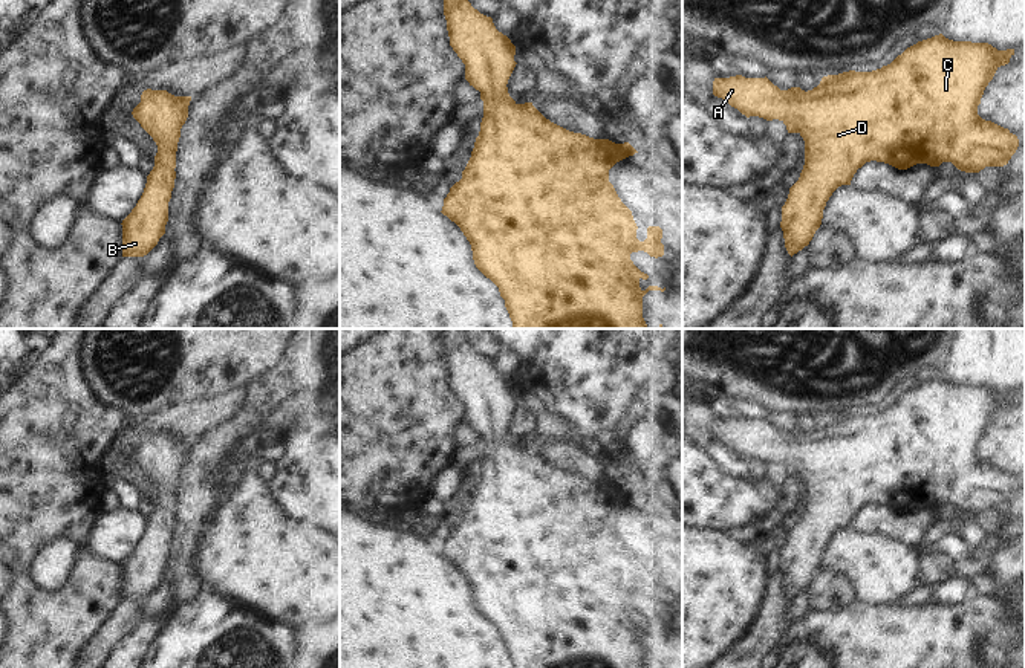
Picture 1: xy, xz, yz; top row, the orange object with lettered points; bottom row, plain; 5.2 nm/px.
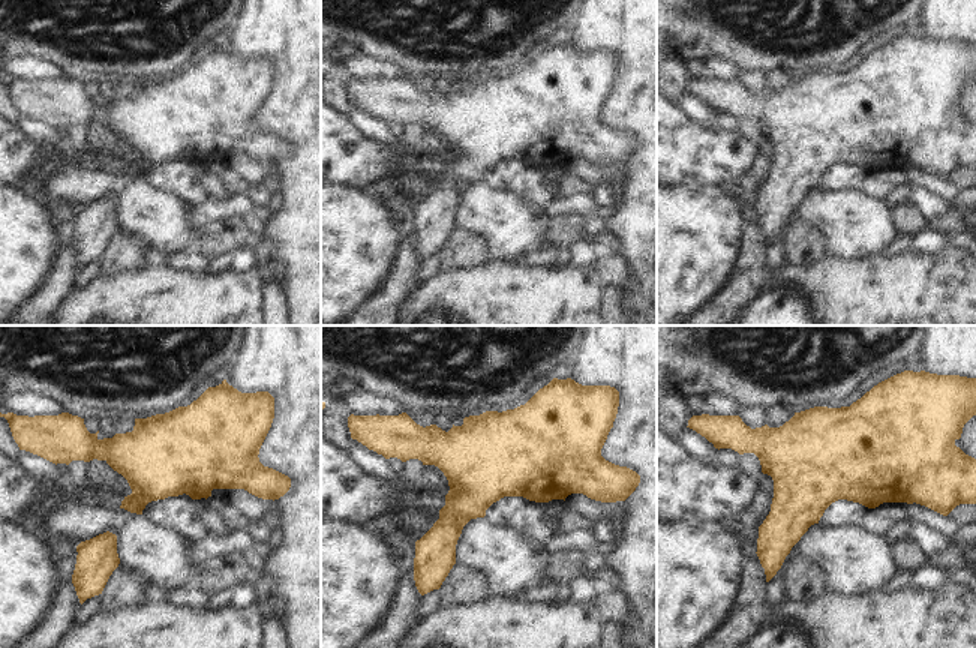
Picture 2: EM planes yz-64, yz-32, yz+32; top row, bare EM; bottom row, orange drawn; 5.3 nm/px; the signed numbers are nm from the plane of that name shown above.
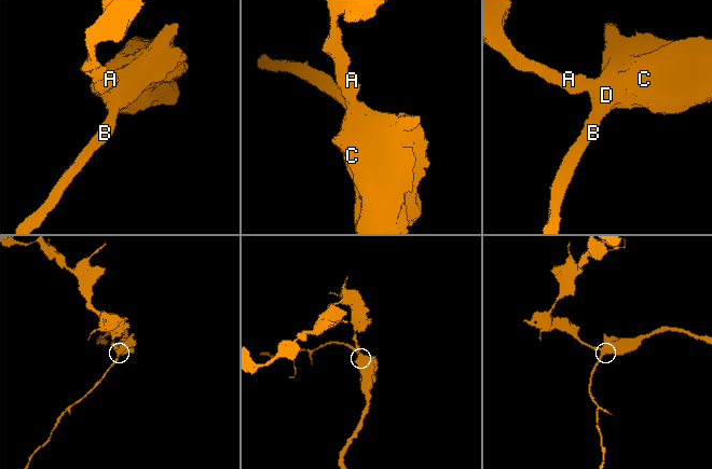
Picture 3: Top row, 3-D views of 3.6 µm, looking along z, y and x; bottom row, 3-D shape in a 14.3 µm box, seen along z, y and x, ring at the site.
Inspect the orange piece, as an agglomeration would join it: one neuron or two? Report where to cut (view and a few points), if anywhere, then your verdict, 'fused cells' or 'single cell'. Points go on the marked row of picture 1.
no cut; single cell

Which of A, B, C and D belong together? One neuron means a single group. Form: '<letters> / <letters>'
A B C D

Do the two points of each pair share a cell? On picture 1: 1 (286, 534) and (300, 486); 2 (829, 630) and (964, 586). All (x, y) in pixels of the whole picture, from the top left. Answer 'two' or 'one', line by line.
1: two
2: two

